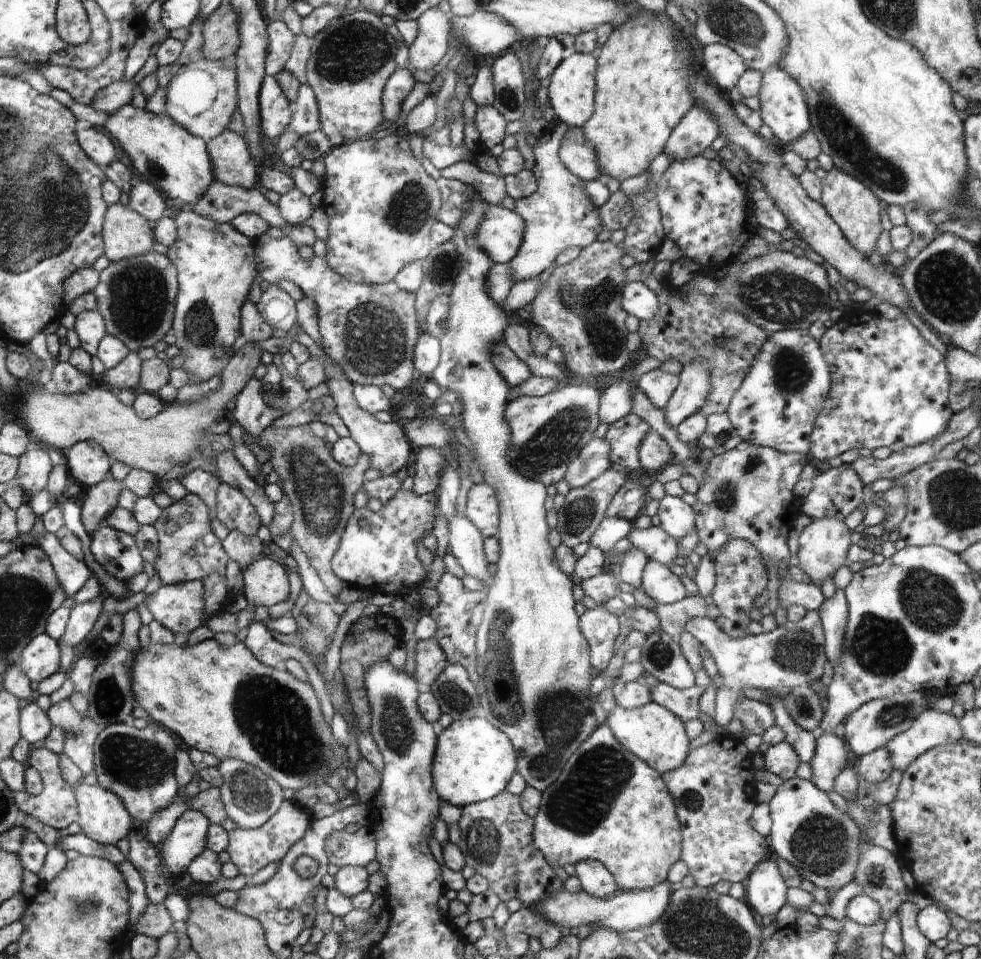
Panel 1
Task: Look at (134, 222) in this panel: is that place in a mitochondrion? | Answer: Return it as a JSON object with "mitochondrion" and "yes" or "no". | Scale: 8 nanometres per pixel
{"mitochondrion":"no"}

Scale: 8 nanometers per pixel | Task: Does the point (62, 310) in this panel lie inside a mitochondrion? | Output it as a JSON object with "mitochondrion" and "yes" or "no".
{"mitochondrion":"no"}

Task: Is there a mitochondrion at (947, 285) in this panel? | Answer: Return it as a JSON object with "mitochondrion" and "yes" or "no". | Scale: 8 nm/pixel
{"mitochondrion":"yes"}

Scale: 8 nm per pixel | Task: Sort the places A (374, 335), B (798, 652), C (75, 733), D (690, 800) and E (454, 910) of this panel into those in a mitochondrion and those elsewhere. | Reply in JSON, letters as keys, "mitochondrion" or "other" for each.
{"A":"mitochondrion","B":"mitochondrion","C":"mitochondrion","D":"mitochondrion","E":"other"}

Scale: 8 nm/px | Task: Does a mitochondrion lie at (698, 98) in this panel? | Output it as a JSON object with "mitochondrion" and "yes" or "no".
{"mitochondrion":"no"}

